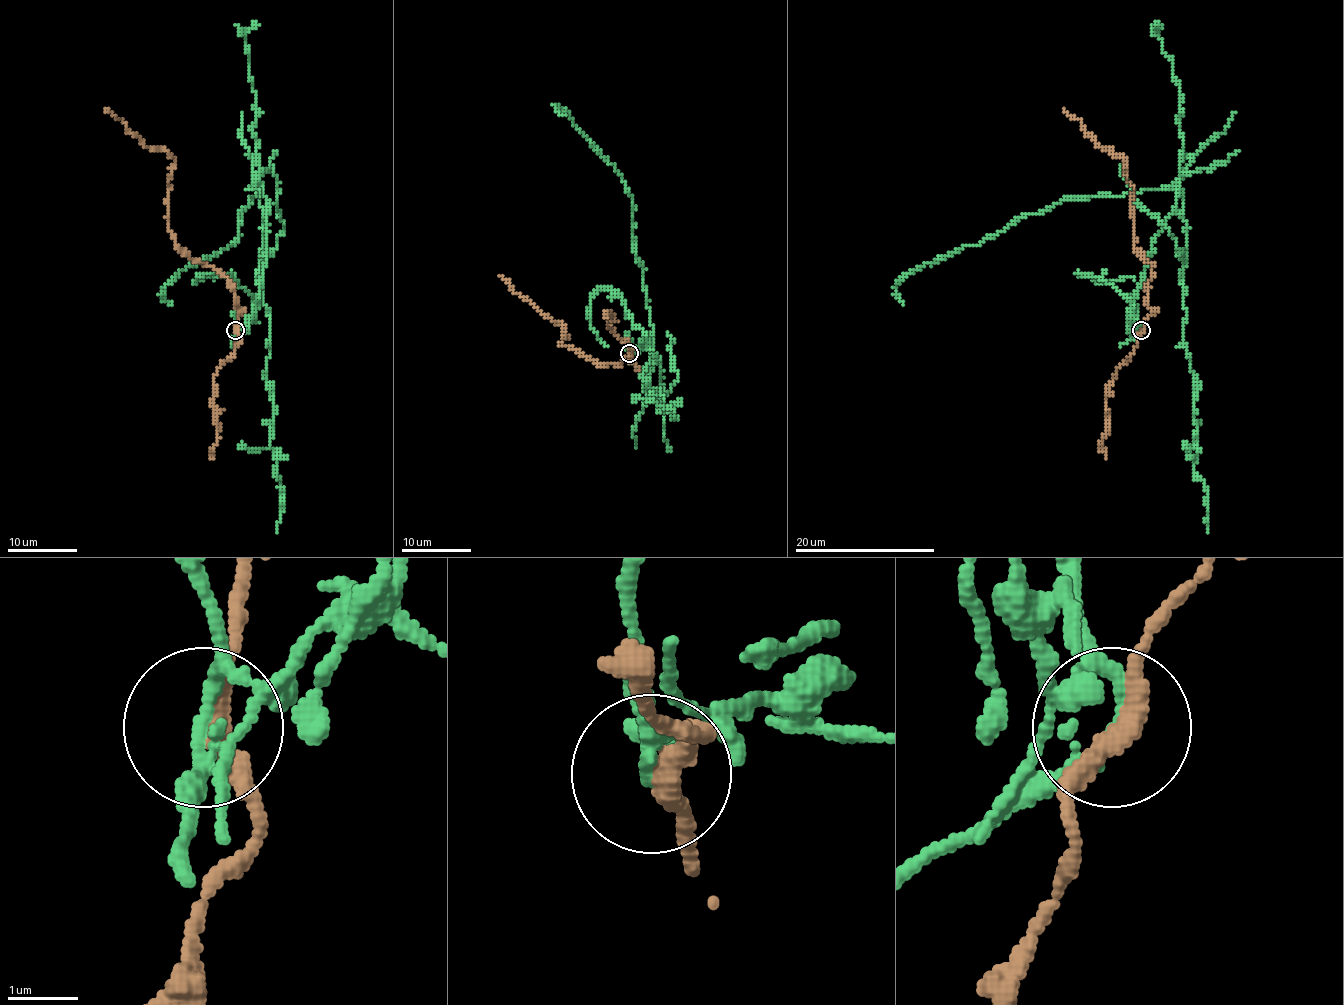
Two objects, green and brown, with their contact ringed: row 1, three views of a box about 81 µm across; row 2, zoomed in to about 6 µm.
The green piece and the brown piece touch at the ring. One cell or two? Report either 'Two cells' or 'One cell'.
Two cells

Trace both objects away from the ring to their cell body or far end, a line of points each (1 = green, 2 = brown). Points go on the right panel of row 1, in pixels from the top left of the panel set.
1: (1142, 330), (1129, 304), (1180, 186), (1184, 346), (1208, 533)
2: (1142, 330), (1154, 265), (1135, 248), (1126, 160), (1103, 150), (1063, 108)

